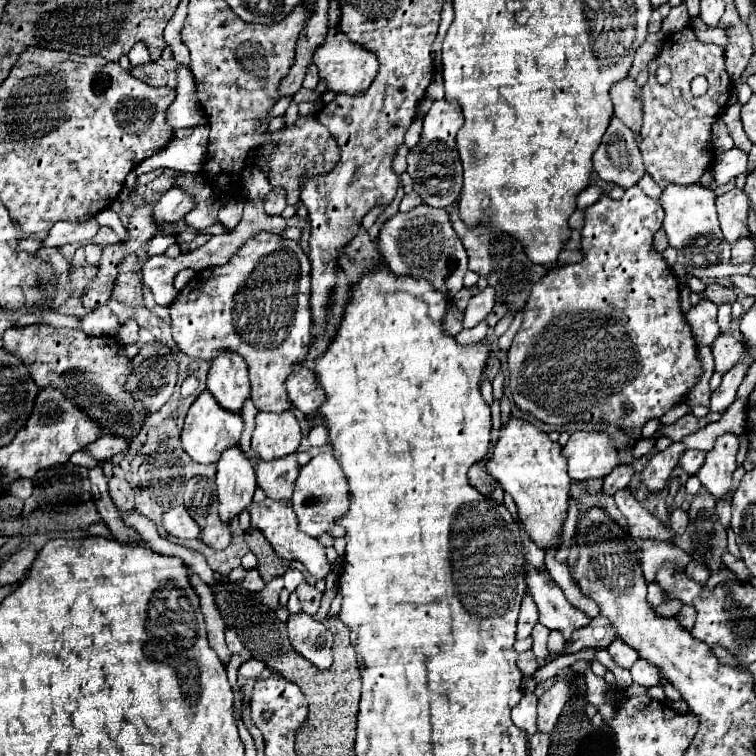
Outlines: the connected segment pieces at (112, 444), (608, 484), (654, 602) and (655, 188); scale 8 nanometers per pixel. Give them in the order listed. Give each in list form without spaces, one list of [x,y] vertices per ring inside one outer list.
[[[104,435],[104,437],[98,437],[94,443],[90,443],[84,451],[90,453],[94,459],[104,461],[104,459],[110,459],[112,455],[116,455],[116,453],[128,451],[128,447],[130,447],[130,441],[126,441],[122,437]]]
[[[618,465],[618,467],[614,467],[612,473],[604,477],[604,487],[602,487],[602,491],[608,493],[608,495],[614,495],[616,491],[628,487],[632,475],[634,475],[634,469],[632,469],[630,465]]]
[[[652,583],[652,585],[648,585],[648,603],[650,603],[650,607],[654,609],[654,607],[658,607],[662,601],[664,601],[664,593],[662,593],[662,589],[658,587],[658,583]]]
[[[644,175],[644,179],[638,183],[638,187],[640,187],[648,197],[652,197],[654,201],[658,201],[658,199],[660,199],[662,187],[660,187],[660,185],[656,185],[656,183],[654,183],[654,179],[650,179],[650,175]]]

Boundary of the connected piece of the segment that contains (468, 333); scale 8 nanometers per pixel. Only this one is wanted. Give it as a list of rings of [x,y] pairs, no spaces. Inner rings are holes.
[[[482,321],[482,323],[478,323],[472,329],[462,329],[454,339],[460,345],[476,345],[476,343],[480,343],[486,337],[486,331],[488,331],[488,325],[486,325],[486,321]]]

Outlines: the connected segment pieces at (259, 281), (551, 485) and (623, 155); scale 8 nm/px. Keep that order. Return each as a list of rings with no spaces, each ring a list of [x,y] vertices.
[[[262,233],[262,235],[256,235],[254,239],[248,239],[240,249],[238,253],[232,255],[230,263],[222,265],[222,267],[208,267],[208,269],[202,269],[194,275],[194,279],[186,285],[186,289],[182,289],[178,293],[178,297],[172,301],[170,305],[170,319],[172,319],[172,335],[174,335],[174,343],[176,347],[188,355],[188,357],[194,357],[194,359],[206,359],[206,361],[212,361],[214,357],[218,357],[218,353],[222,351],[234,351],[238,355],[242,355],[248,363],[248,373],[250,373],[250,381],[252,381],[252,401],[254,405],[260,409],[260,411],[292,411],[294,409],[294,403],[290,401],[290,397],[286,395],[286,375],[290,375],[290,367],[294,367],[294,363],[304,363],[306,361],[306,353],[308,353],[308,347],[312,343],[312,335],[310,335],[310,329],[312,329],[312,317],[310,317],[310,261],[308,261],[308,255],[304,255],[302,247],[296,243],[296,241],[288,241],[284,239],[282,235],[274,235],[274,233]]]
[[[510,419],[500,429],[500,439],[494,449],[494,457],[486,461],[488,473],[512,495],[518,507],[518,521],[540,549],[558,549],[562,545],[562,527],[568,517],[570,483],[566,473],[566,459],[560,453],[560,445],[552,443],[546,433],[522,419]]]
[[[614,117],[606,129],[602,145],[594,153],[592,161],[600,179],[622,189],[634,187],[646,173],[636,137],[618,117]]]

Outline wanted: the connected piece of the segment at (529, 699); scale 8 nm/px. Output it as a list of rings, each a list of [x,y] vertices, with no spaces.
[[[524,695],[522,701],[512,709],[512,721],[524,729],[528,735],[534,735],[537,729],[537,705],[536,695]]]

